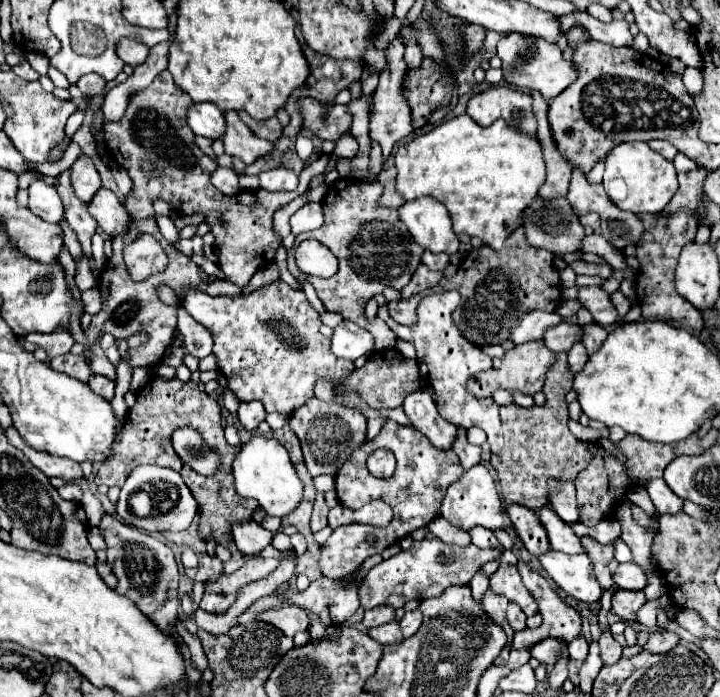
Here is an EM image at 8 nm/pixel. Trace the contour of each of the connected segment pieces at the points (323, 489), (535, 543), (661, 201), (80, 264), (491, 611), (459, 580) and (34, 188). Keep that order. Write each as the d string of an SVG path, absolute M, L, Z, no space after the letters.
M319 475L313 481L315 481L315 489L319 493L327 493L327 491L331 491L335 487L335 477L333 475Z
M505 505L505 513L511 519L515 533L519 535L519 539L523 541L525 549L531 555L545 553L545 549L549 549L549 539L545 537L545 529L537 525L537 515L531 509L521 505Z
M621 143L605 159L603 185L607 197L631 213L661 213L677 191L677 173L671 161L653 151L647 143Z
M81 255L81 259L77 261L77 271L75 271L75 283L79 287L79 291L85 291L85 289L91 289L97 285L97 275L91 271L91 265L89 265L89 257L87 255Z
M487 591L481 603L483 603L485 613L487 613L499 627L503 627L503 631L507 633L507 645L511 645L515 631L511 629L507 617L505 617L505 609L507 609L509 601L505 601L505 597L495 597L495 593L489 593L489 591Z
M423 539L415 541L411 549L399 551L397 555L385 559L383 563L375 565L367 577L363 579L359 587L359 599L363 609L373 609L381 605L389 605L393 609L401 609L407 601L417 599L425 601L431 597L439 597L445 589L455 587L455 585L469 585L471 577L487 563L501 559L501 551L495 547L489 549L479 549L475 545L467 547L457 547L457 545L447 545L439 539Z
M37 179L29 185L29 205L31 213L37 217L49 221L49 223L59 223L63 217L63 203L55 191L53 185Z

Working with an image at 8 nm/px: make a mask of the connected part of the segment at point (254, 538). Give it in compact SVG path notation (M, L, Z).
M249 519L249 521L237 521L237 525L233 525L233 539L237 539L237 549L245 557L251 557L261 553L267 545L271 545L273 533L263 529L253 519Z

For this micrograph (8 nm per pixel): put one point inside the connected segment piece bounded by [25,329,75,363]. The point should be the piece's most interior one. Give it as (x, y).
(59, 342)

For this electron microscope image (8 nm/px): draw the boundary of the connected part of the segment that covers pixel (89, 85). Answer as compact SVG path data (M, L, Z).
M95 73L81 75L81 79L77 81L77 87L79 87L85 95L89 95L89 97L93 97L93 95L101 95L103 89L105 89L105 85L107 85L107 81L105 81L103 77L95 75Z

